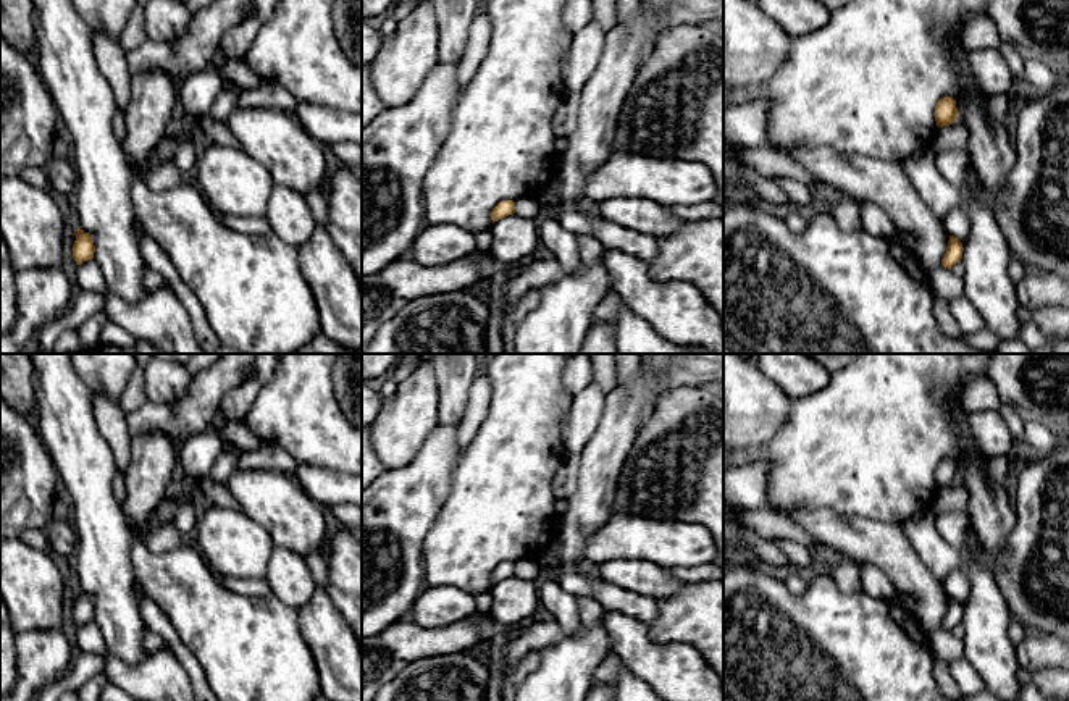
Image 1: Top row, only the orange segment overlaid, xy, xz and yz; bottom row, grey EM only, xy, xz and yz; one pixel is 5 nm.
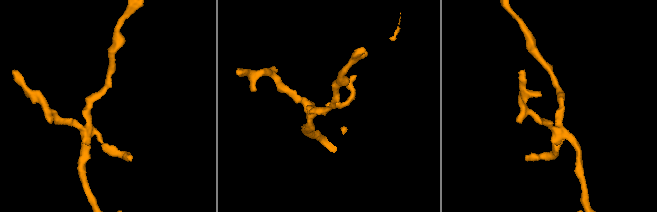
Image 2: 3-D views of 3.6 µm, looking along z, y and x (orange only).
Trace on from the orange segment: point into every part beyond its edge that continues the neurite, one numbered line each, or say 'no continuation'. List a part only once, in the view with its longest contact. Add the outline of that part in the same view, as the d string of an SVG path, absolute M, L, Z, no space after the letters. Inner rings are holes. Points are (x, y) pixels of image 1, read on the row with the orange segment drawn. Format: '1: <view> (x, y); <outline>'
no continuation

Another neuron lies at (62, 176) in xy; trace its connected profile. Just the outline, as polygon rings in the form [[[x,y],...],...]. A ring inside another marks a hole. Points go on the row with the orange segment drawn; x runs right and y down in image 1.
[[[57,153],[44,166],[48,186],[63,197],[76,194],[76,170],[68,153]]]

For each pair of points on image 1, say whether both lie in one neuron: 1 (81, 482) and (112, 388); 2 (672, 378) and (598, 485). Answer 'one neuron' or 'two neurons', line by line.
1: two neurons
2: one neuron

